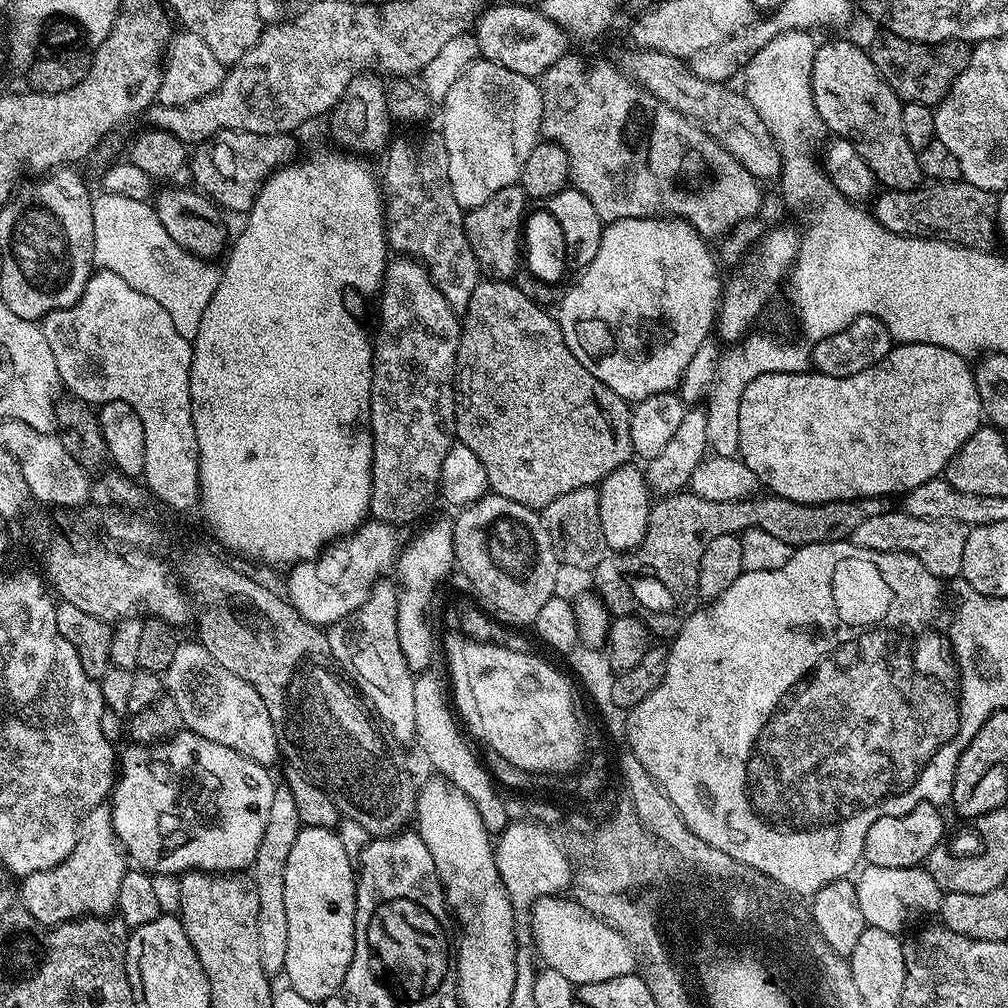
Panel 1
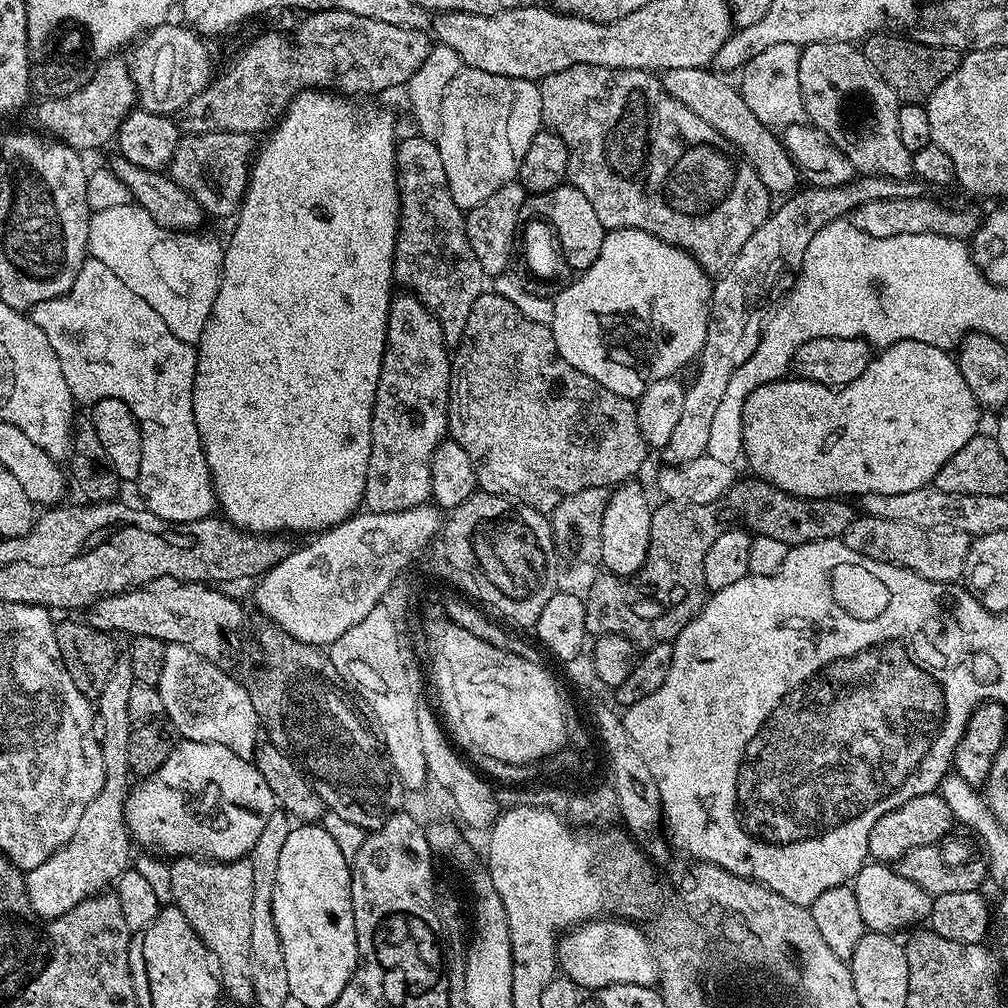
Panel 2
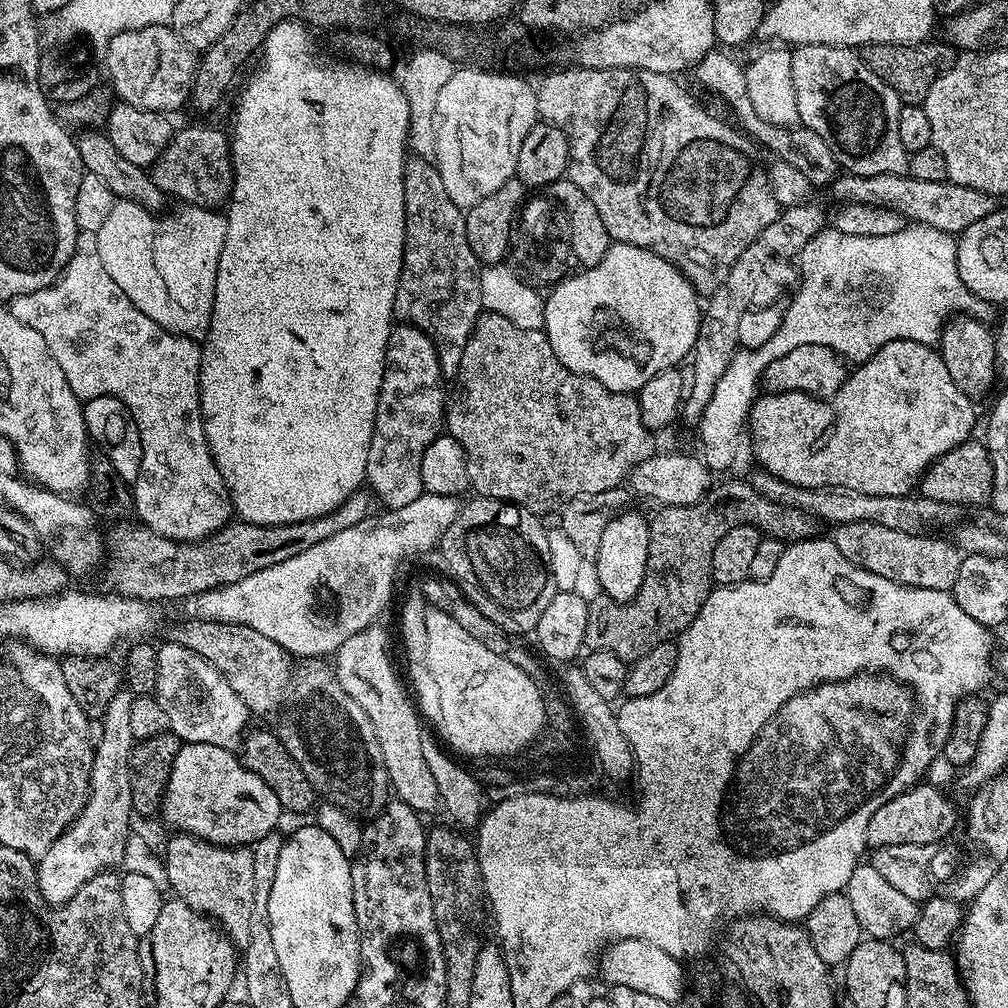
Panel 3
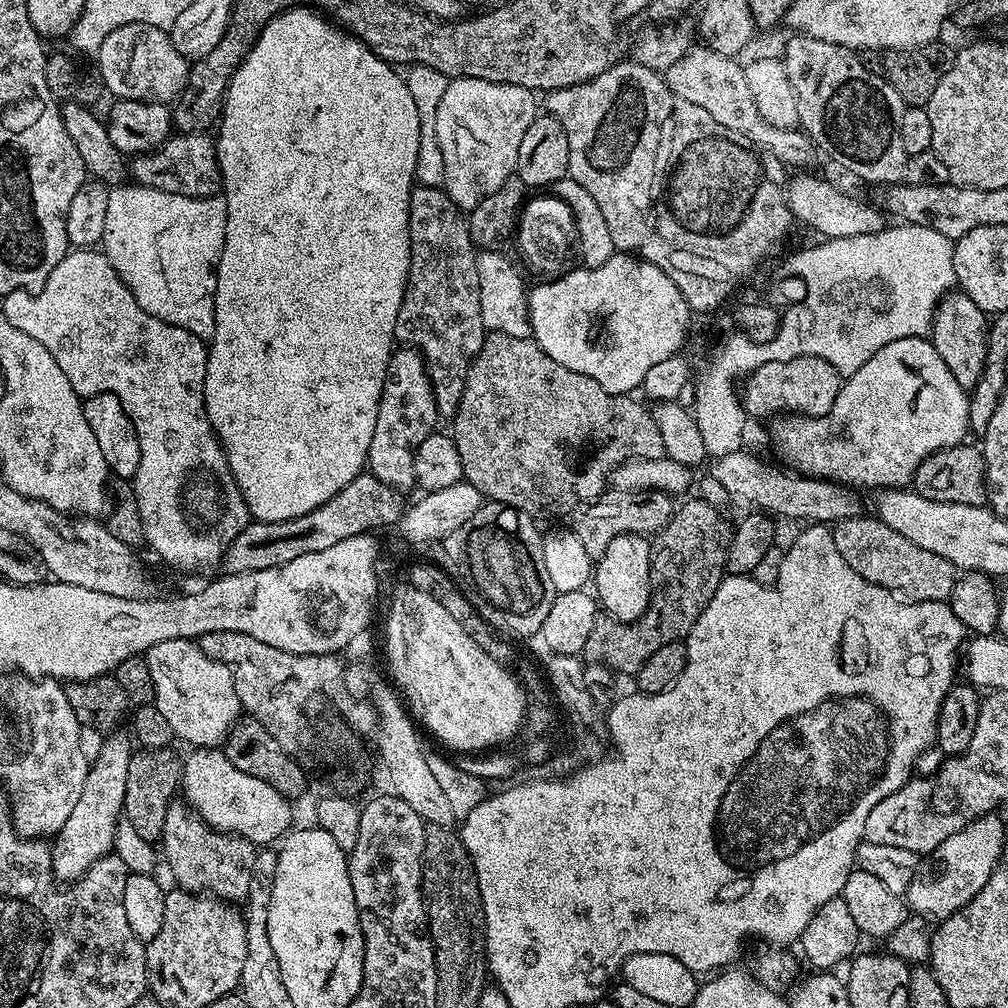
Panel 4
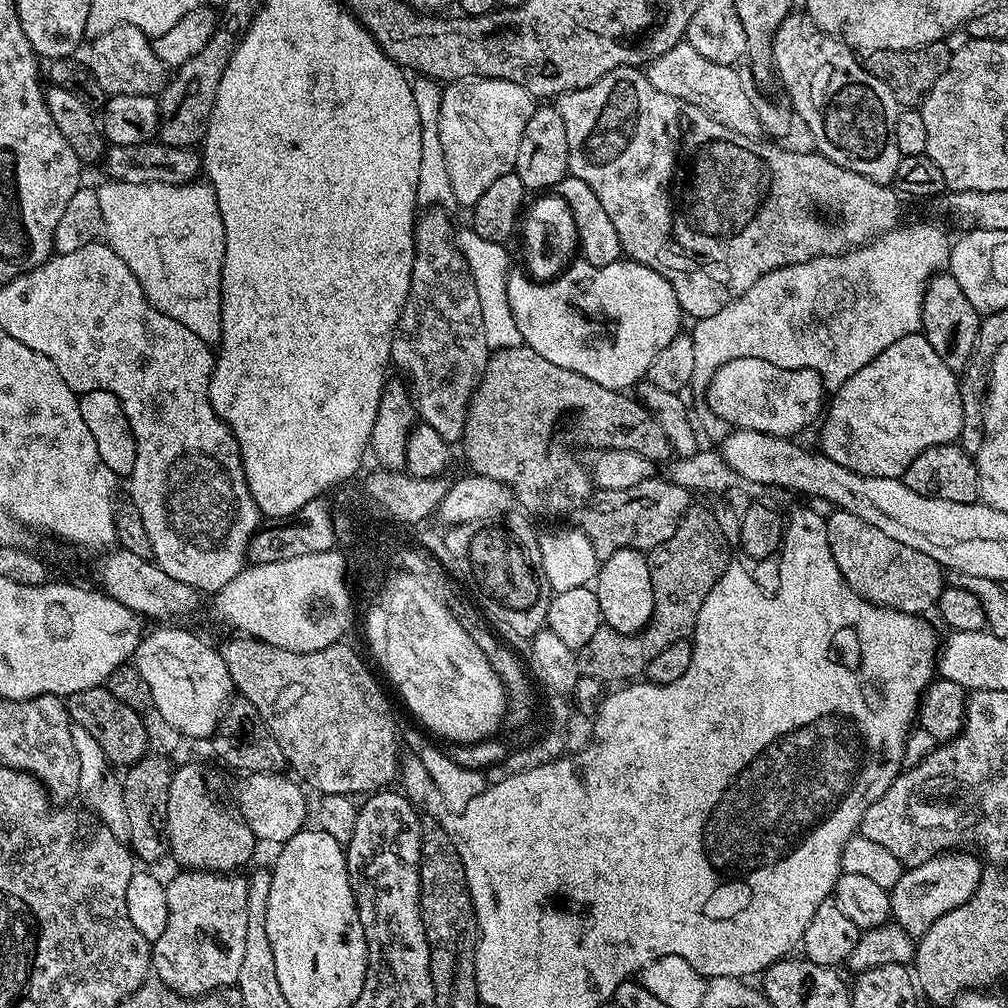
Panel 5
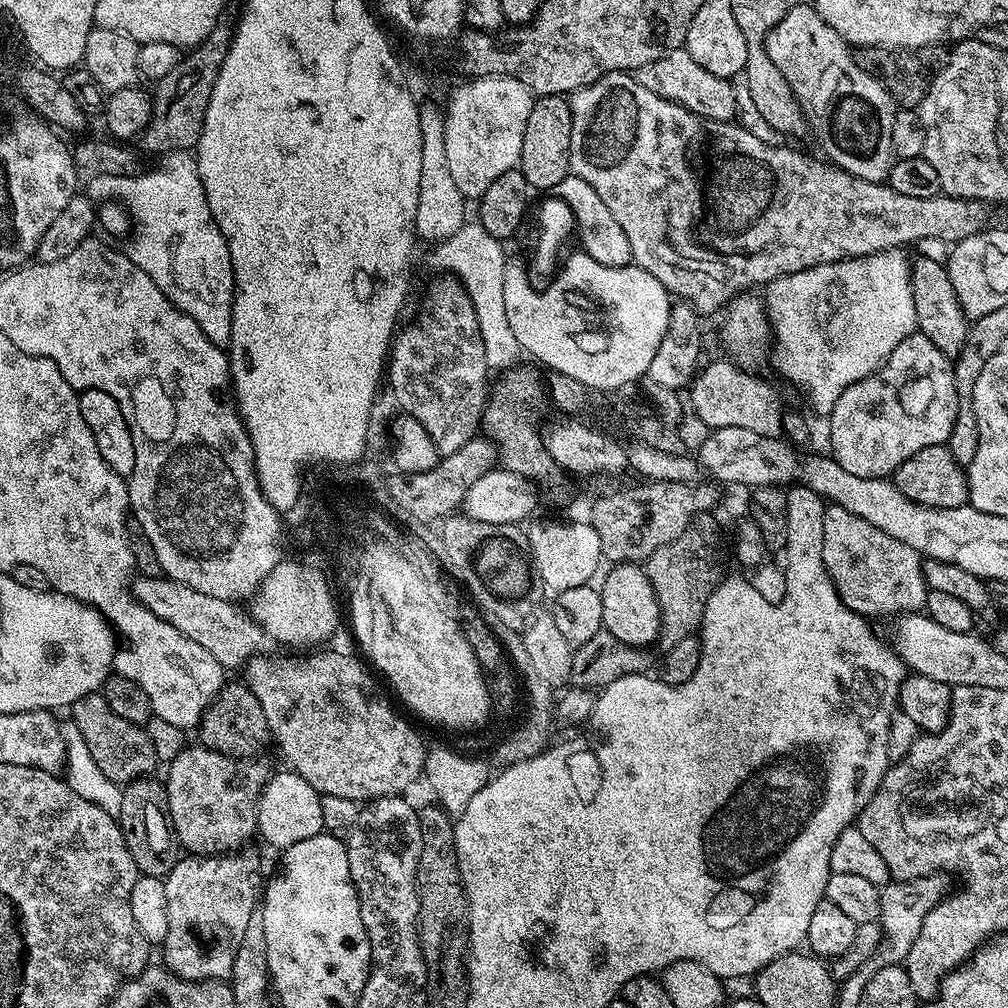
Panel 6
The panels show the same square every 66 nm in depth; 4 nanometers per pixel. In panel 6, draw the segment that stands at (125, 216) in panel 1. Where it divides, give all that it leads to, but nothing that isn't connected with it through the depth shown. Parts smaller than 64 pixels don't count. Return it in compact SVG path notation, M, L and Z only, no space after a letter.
M90 179L86 192L93 201L117 201L127 209L134 227L130 232L126 255L154 278L154 286L165 298L182 310L210 338L210 342L226 346L230 342L230 326L234 310L234 270L230 250L222 230L210 214L202 182L199 184L112 184L112 180Z

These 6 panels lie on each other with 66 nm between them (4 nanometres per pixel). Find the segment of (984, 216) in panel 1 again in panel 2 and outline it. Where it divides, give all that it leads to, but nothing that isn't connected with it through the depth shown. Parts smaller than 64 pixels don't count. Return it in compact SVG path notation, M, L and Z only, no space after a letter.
M927 195L914 198L882 198L879 202L862 202L851 213L850 222L874 238L894 238L898 234L942 234L946 238L967 241L980 227L981 213L972 208L950 208L930 200Z

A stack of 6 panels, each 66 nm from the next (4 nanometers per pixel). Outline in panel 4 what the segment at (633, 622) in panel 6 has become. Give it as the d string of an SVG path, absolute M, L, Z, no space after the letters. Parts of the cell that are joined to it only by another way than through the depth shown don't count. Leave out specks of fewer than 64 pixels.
M637 532L618 534L610 546L606 546L606 554L594 564L594 595L599 607L615 620L623 624L631 624L648 609L648 599L652 593L650 586L650 562L652 561L652 545L649 537L640 536Z

